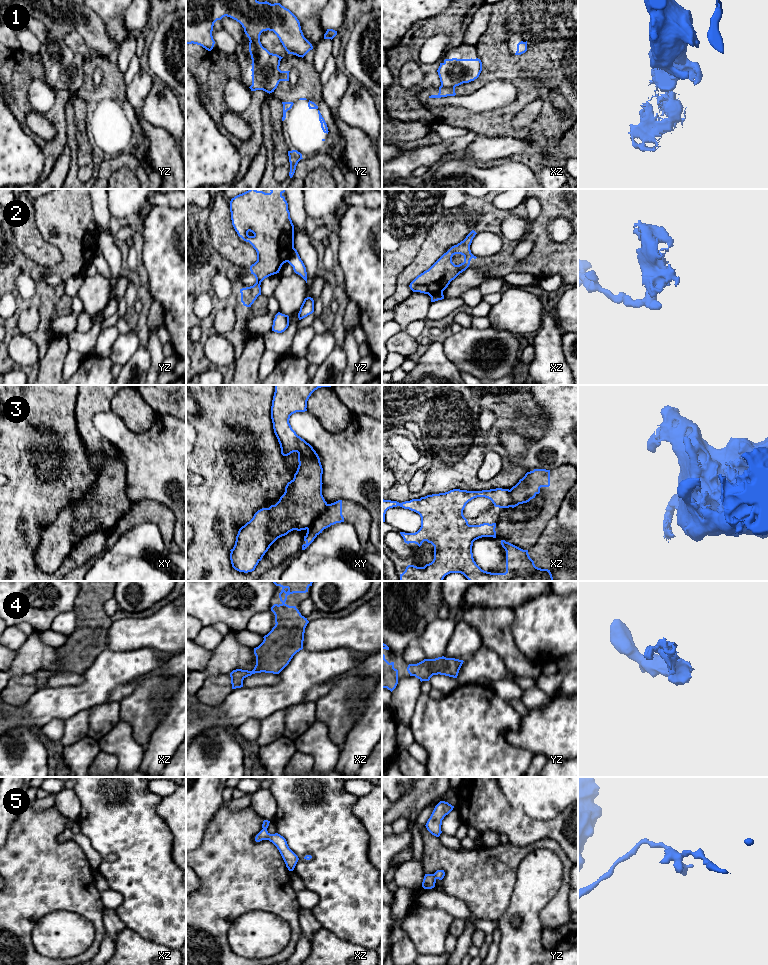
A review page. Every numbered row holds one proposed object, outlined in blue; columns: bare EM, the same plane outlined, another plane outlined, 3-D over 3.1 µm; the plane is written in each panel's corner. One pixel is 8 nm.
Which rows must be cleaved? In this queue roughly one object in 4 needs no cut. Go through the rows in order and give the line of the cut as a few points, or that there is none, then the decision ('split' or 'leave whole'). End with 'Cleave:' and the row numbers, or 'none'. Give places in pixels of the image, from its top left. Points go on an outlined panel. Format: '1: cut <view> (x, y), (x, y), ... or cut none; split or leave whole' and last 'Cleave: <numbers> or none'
1: cut xz (441, 85), (454, 87); split
2: cut yz (294, 248), (287, 261); split
3: cut xy (328, 504), (326, 509), (307, 529); split
4: cut none; leave whole
5: cut none; leave whole
Cleave: 1, 2, 3

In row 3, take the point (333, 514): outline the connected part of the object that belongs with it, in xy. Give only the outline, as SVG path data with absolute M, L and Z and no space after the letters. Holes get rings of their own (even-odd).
M338 500L328 504L325 512L307 529L307 533L304 536L304 541L306 543L302 545L302 550L305 550L324 529L341 522L344 522L342 500Z

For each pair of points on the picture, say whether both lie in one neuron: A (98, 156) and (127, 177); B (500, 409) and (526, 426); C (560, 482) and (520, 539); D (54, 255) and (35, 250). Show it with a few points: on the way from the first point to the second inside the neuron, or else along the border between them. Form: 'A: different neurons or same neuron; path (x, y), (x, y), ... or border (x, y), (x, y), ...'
A: same neuron; path (105, 163), (120, 177)
B: same neuron; path (506, 409), (509, 409), (520, 420)
C: same neuron; path (553, 496), (550, 509), (534, 525)
D: same neuron; path (49, 255), (40, 251)

